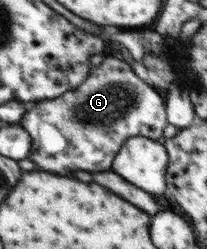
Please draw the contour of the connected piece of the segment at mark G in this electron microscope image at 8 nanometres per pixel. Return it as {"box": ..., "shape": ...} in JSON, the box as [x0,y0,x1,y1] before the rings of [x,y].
{"box":[20,54,167,174],"shape":[[[106,54],[106,59],[100,66],[91,66],[89,76],[80,86],[66,91],[58,98],[41,100],[30,105],[20,126],[32,136],[30,160],[38,164],[42,170],[54,170],[56,174],[66,174],[76,170],[88,170],[88,172],[110,170],[116,152],[120,150],[126,139],[143,136],[157,141],[158,138],[162,138],[167,123],[164,94],[146,84],[144,80],[140,80],[128,63]]]}

